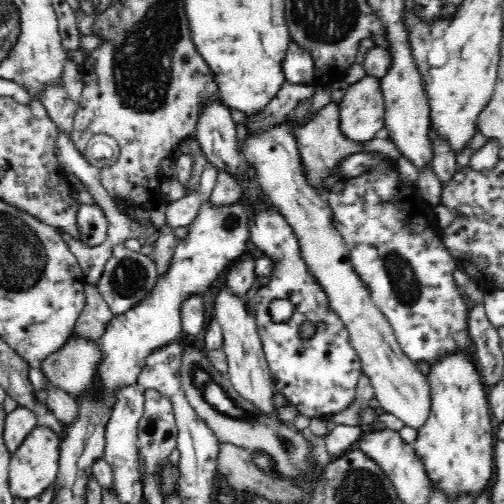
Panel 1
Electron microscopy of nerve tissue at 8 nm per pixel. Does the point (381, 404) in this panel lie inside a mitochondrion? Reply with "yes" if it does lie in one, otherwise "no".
no

